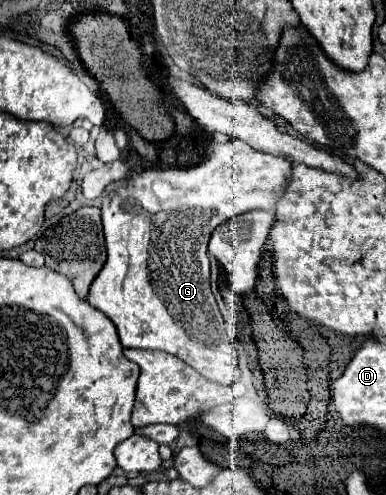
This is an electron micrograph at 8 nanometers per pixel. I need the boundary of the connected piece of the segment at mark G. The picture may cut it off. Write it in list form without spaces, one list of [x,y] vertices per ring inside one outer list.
[[[230,139],[226,143],[216,145],[216,151],[212,151],[212,157],[208,157],[204,163],[190,167],[190,169],[146,169],[140,173],[134,173],[124,185],[120,185],[116,191],[108,193],[102,199],[102,223],[104,223],[104,235],[106,235],[106,249],[108,249],[108,261],[104,265],[104,269],[98,273],[98,277],[94,279],[92,287],[90,287],[90,295],[88,295],[88,303],[96,309],[100,309],[118,329],[120,335],[120,343],[124,347],[132,347],[132,349],[158,349],[170,355],[176,355],[178,359],[182,359],[186,365],[194,367],[204,379],[220,383],[220,385],[232,385],[238,377],[240,377],[240,369],[238,369],[238,357],[236,351],[230,345],[230,339],[226,335],[224,329],[224,317],[216,305],[216,299],[210,291],[210,261],[208,261],[208,239],[212,235],[212,231],[222,223],[228,221],[240,213],[246,211],[254,211],[254,209],[264,209],[274,213],[276,211],[276,201],[284,195],[284,189],[288,187],[292,177],[292,163],[284,157],[274,157],[262,151],[254,151],[250,145],[246,145],[240,139]]]

